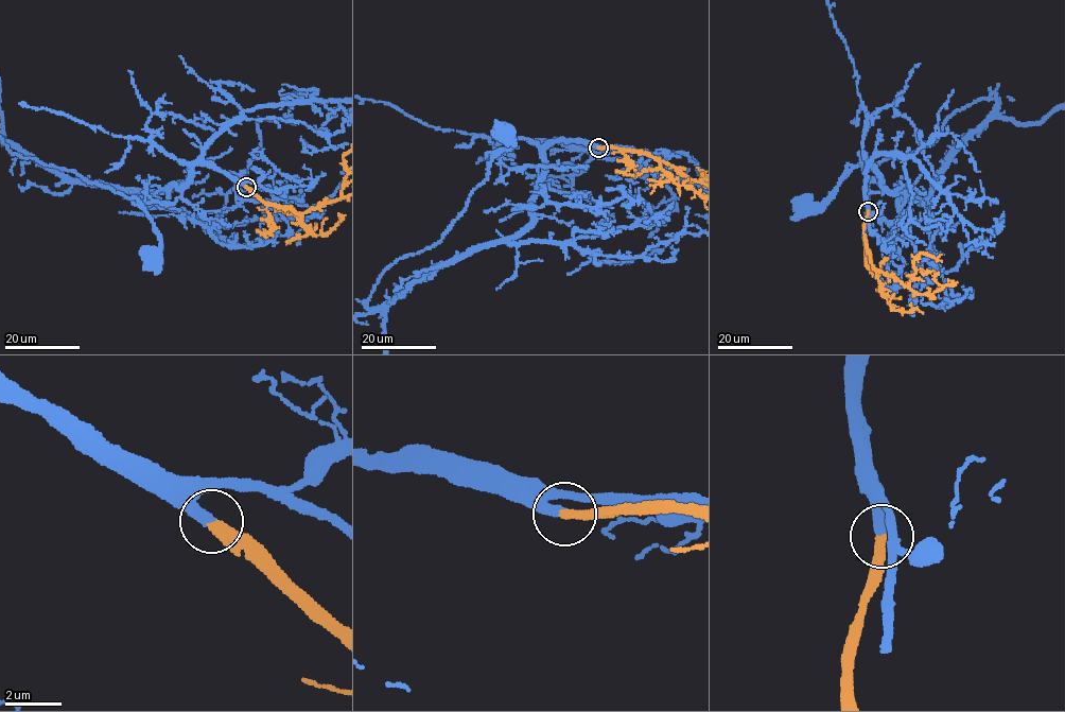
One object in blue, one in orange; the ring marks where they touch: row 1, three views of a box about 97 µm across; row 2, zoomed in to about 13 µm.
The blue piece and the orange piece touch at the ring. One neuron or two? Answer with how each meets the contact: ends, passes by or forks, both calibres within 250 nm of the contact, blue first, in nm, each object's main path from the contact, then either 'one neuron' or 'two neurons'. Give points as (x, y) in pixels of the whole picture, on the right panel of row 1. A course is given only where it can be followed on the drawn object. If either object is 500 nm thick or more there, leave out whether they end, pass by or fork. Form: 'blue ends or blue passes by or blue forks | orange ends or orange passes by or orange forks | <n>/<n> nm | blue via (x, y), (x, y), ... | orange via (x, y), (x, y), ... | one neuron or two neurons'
blue ends | orange ends | 360/380 nm | blue via (868, 211), (868, 166), (921, 202), (996, 100), (961, 108), (907, 155), (852, 167), (804, 205) | orange via (868, 211), (865, 236), (876, 270), (929, 296), (941, 289), (935, 277), (939, 274) | one neuron

